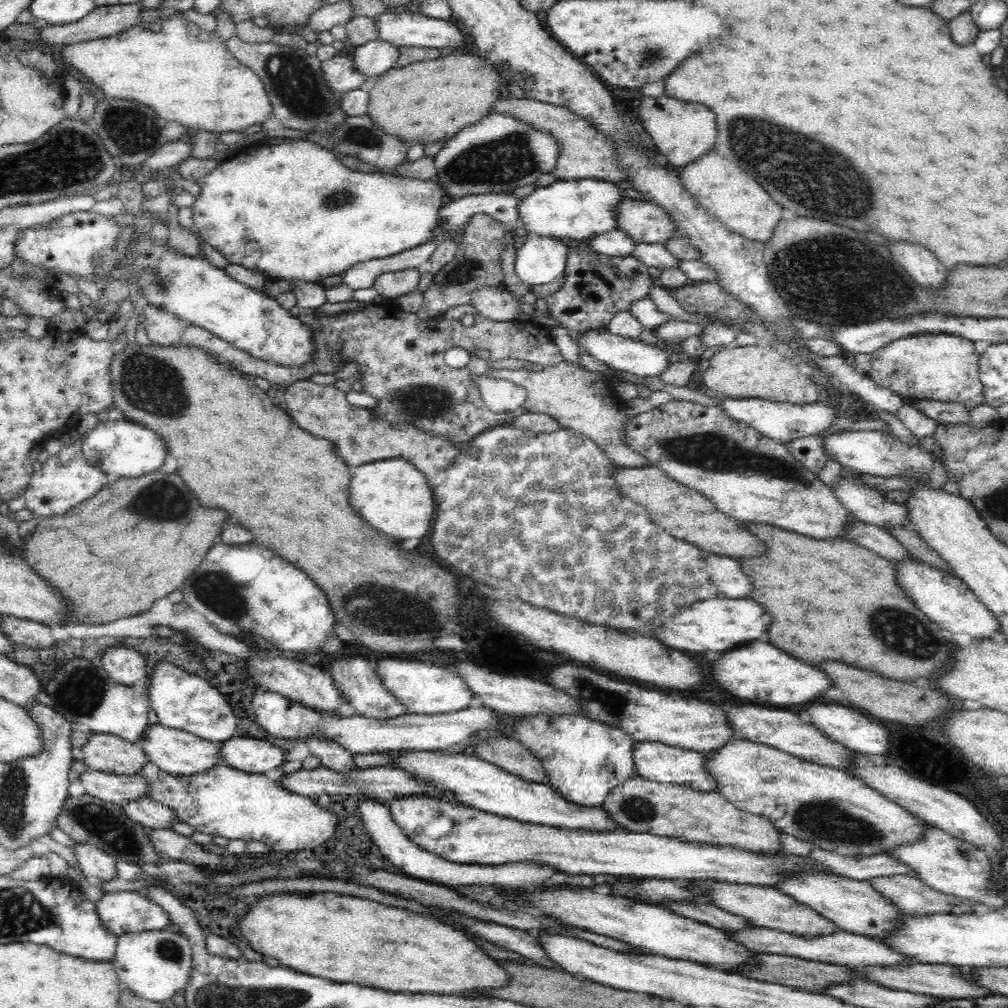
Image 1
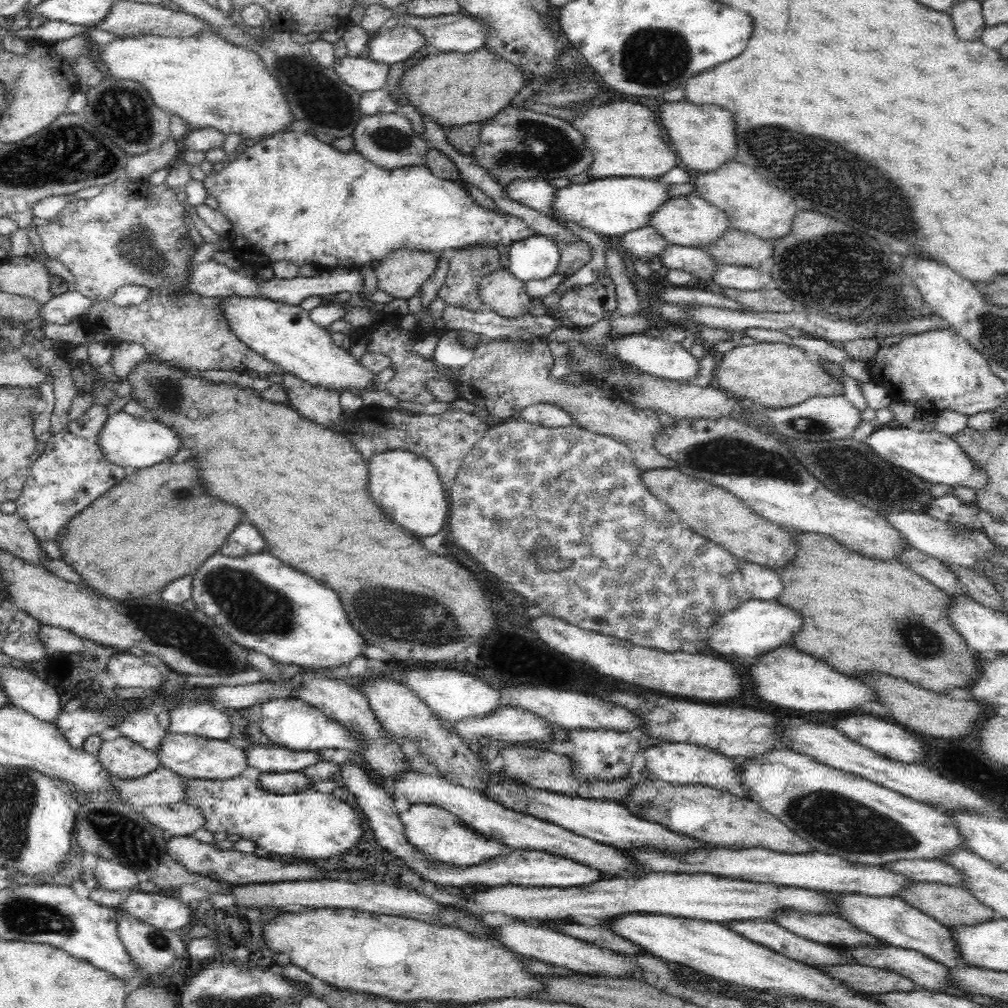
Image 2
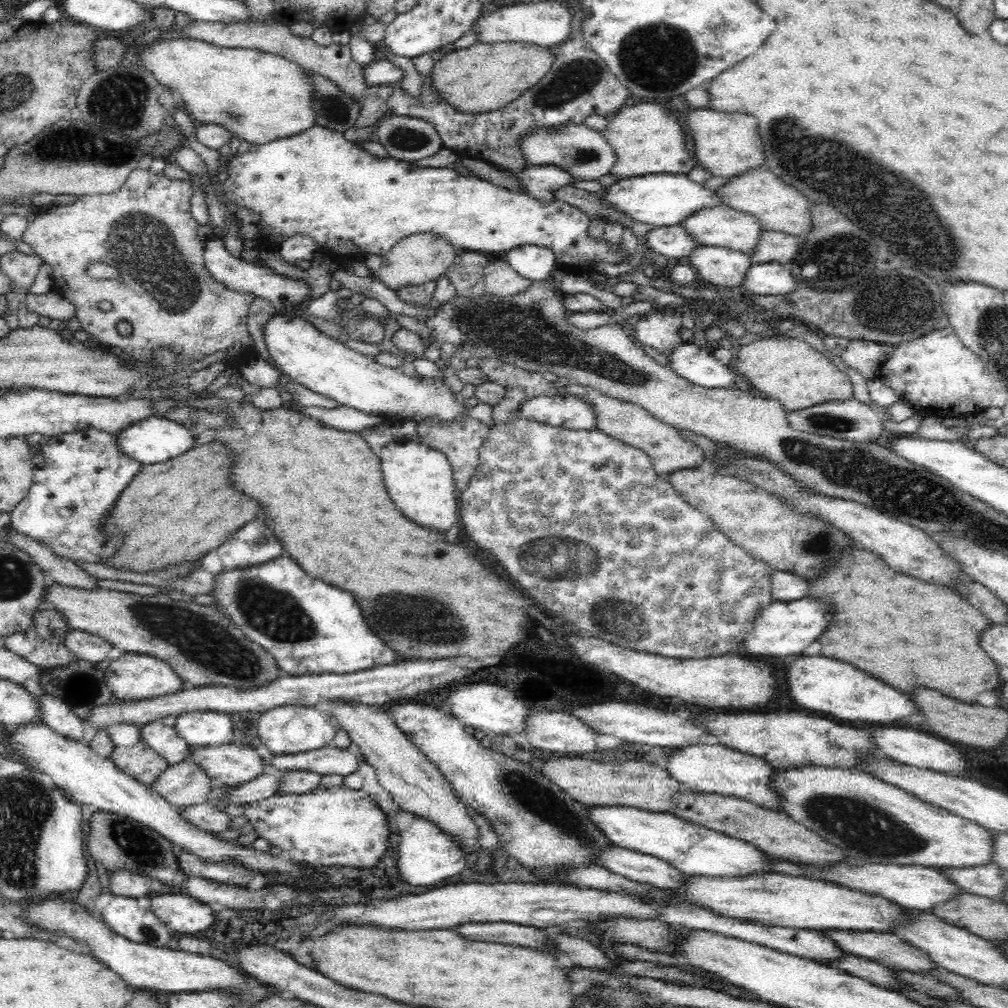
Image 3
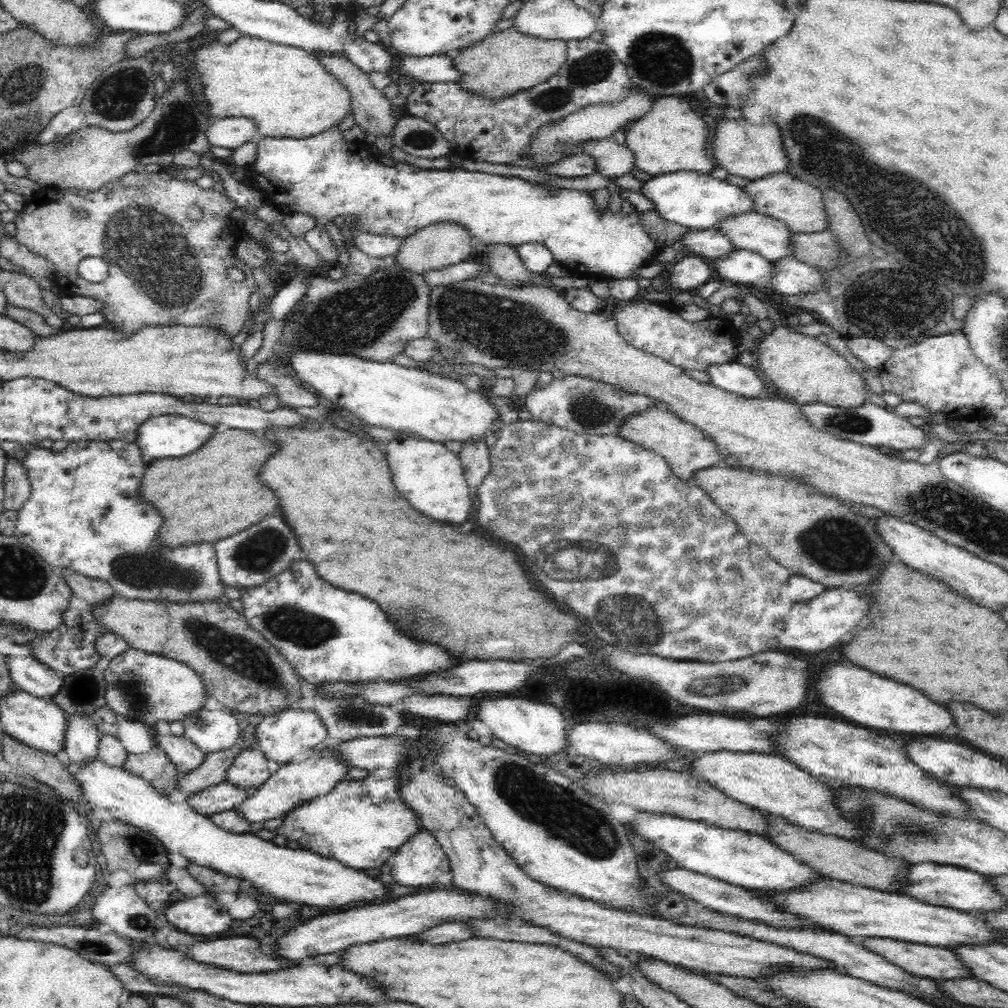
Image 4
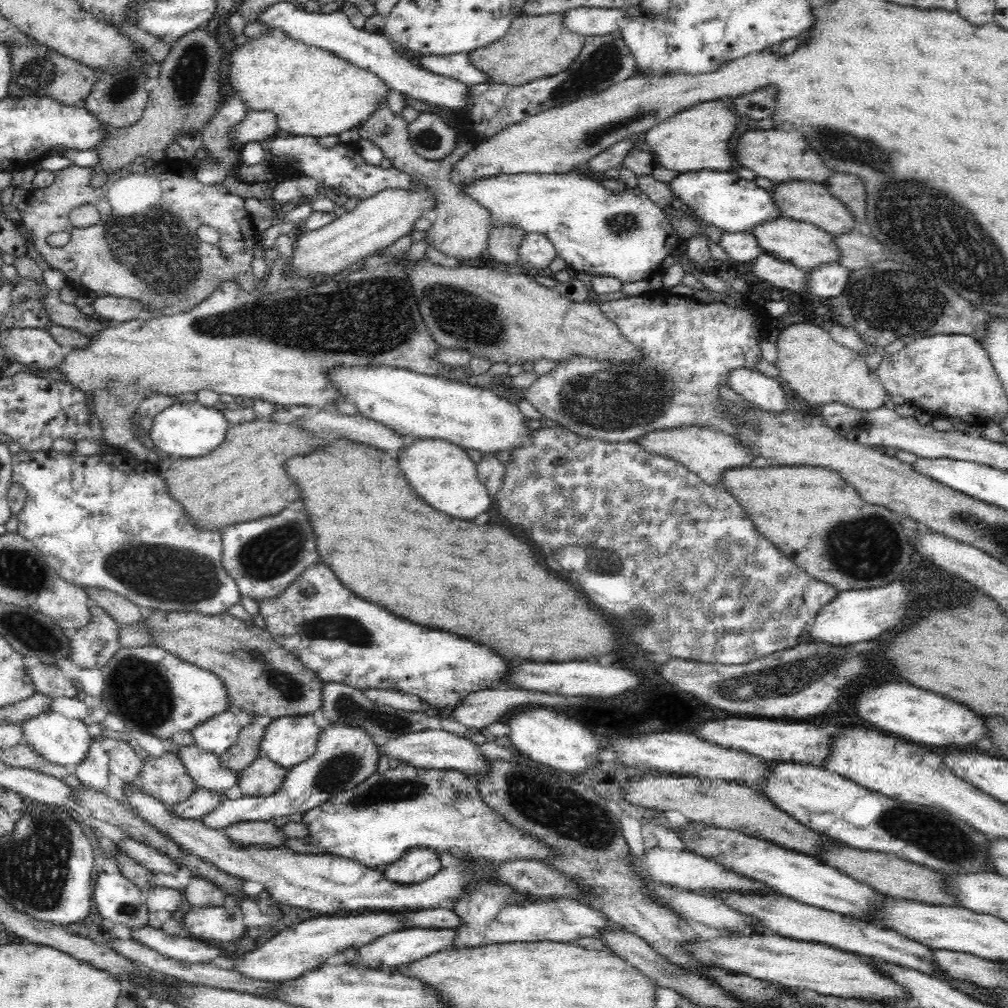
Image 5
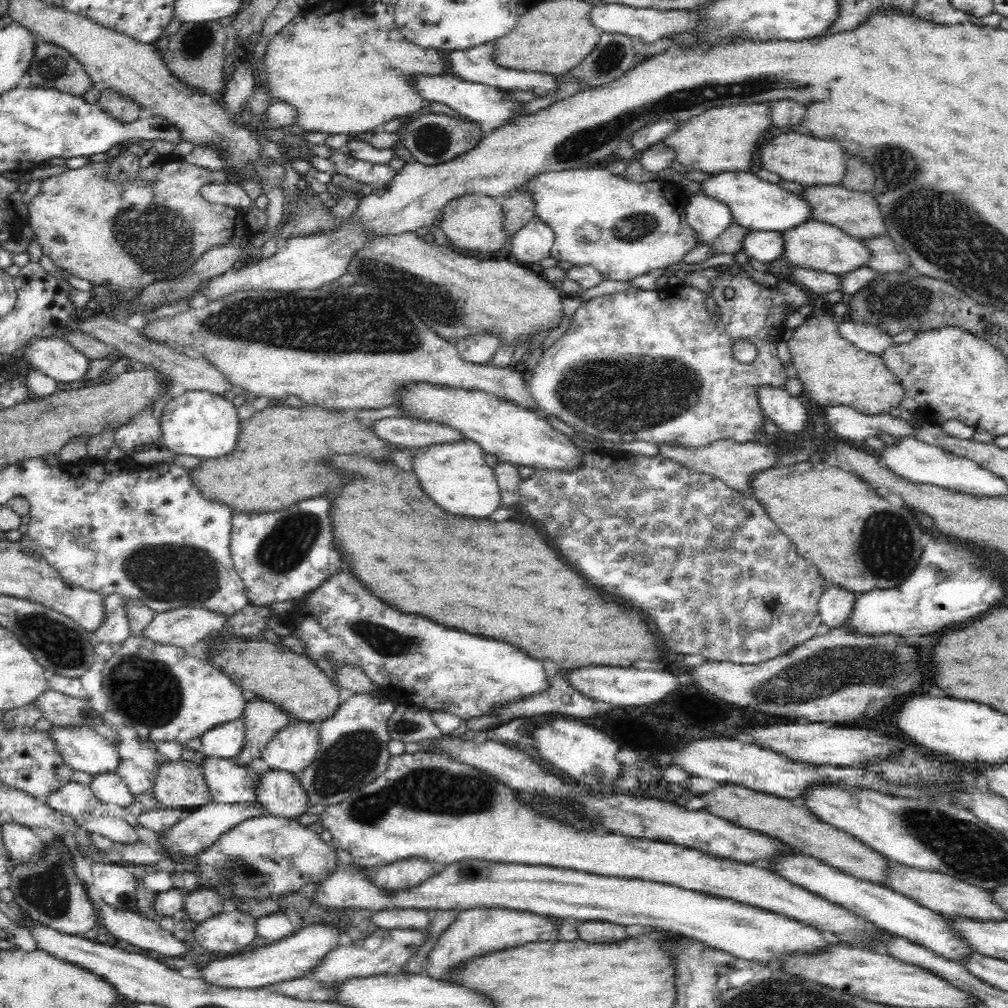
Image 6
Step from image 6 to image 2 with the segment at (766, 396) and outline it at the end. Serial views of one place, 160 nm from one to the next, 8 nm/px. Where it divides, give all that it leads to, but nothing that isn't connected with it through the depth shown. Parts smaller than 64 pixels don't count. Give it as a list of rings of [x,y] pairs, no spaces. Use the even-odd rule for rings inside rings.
[[[648,334],[641,335],[616,335],[614,344],[611,345],[614,356],[626,364],[633,364],[639,372],[650,374],[650,376],[664,379],[666,381],[692,381],[698,372],[698,362],[690,352],[686,351],[680,343],[675,341],[664,342],[664,338],[656,338]]]

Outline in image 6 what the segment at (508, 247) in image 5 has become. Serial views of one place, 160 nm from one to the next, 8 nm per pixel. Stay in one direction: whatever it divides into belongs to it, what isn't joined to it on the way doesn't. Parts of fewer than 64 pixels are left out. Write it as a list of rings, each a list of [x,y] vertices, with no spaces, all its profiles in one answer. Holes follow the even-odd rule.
[[[513,191],[507,195],[501,207],[504,213],[505,236],[511,242],[526,223],[533,220],[534,201],[528,193]]]

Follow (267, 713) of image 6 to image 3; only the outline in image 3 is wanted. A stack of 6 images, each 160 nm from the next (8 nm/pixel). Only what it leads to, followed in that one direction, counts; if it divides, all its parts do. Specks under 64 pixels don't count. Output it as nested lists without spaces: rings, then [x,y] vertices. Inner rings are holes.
[[[184,760],[168,765],[149,787],[158,796],[180,809],[204,803],[212,784],[202,768],[190,760]]]

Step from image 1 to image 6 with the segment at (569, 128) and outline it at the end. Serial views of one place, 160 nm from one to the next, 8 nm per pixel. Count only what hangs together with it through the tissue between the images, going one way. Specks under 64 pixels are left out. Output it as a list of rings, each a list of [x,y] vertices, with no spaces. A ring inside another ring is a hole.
[[[744,104],[724,105],[702,112],[688,121],[682,121],[673,134],[668,135],[661,143],[673,148],[676,161],[687,169],[699,170],[710,175],[722,172],[750,171],[756,158],[758,138],[770,128],[769,105]]]

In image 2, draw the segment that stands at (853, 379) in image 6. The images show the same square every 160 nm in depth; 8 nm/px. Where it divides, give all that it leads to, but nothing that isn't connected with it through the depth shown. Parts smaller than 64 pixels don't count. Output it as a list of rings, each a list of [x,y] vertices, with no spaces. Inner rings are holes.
[[[756,342],[724,352],[714,369],[714,386],[730,392],[738,399],[746,399],[768,408],[793,407],[815,396],[843,394],[842,385],[828,376],[822,364],[805,355],[795,346],[782,343]]]

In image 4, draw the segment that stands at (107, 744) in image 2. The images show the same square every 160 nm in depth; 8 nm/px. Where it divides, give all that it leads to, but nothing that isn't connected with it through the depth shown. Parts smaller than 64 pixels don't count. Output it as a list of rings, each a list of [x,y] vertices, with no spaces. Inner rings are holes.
[[[158,746],[150,748],[144,754],[127,753],[122,768],[149,782],[163,795],[168,795],[169,792],[177,788],[178,769]]]

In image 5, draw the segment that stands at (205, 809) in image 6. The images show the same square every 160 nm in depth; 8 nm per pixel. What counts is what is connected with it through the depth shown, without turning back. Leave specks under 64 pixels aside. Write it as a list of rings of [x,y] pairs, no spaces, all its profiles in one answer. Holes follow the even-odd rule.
[[[336,722],[321,730],[312,756],[287,769],[278,790],[266,796],[244,796],[238,799],[224,799],[201,821],[210,828],[224,829],[230,824],[248,821],[273,821],[279,816],[304,814],[312,808],[326,803],[329,798],[352,790],[356,784],[366,780],[376,770],[378,762],[377,741],[349,722]]]

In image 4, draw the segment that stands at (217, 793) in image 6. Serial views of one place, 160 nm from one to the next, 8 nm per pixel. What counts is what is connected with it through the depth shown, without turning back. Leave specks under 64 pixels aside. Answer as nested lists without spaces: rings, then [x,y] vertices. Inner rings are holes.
[[[155,731],[154,740],[155,746],[158,746],[169,756],[178,772],[193,771],[205,759],[205,752],[202,752],[184,735],[160,734]]]

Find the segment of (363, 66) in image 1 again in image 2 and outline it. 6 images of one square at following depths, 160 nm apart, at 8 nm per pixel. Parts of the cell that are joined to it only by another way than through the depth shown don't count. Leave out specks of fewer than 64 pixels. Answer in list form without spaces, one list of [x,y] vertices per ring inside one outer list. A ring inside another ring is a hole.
[[[396,27],[371,37],[364,56],[376,63],[390,65],[406,60],[422,47],[426,47],[426,41],[419,29]]]

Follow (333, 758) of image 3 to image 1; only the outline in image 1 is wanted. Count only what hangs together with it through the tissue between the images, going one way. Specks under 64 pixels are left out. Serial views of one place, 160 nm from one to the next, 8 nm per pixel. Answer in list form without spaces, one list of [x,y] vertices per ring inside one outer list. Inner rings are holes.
[[[234,735],[220,743],[220,757],[222,757],[221,764],[230,765],[232,768],[252,774],[264,774],[268,770],[279,768],[280,764],[285,760],[282,749],[266,741],[239,735]]]

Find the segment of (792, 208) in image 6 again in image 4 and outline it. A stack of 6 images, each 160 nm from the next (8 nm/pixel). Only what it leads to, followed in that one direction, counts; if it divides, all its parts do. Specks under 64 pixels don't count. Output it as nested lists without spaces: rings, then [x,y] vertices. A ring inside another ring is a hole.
[[[677,171],[651,177],[638,191],[652,203],[657,215],[687,229],[707,230],[720,226],[722,219],[753,211],[753,200],[744,188],[712,178],[708,173]]]

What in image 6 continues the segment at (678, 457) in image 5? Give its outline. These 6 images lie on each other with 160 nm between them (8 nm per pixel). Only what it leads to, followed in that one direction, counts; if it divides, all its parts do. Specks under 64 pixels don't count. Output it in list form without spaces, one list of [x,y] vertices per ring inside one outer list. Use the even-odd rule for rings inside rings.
[[[720,439],[706,447],[682,447],[676,443],[662,443],[657,446],[664,458],[675,460],[692,472],[704,473],[720,479],[726,486],[738,491],[752,492],[752,476],[774,466],[778,460],[777,451],[761,442],[738,443],[734,439]]]

